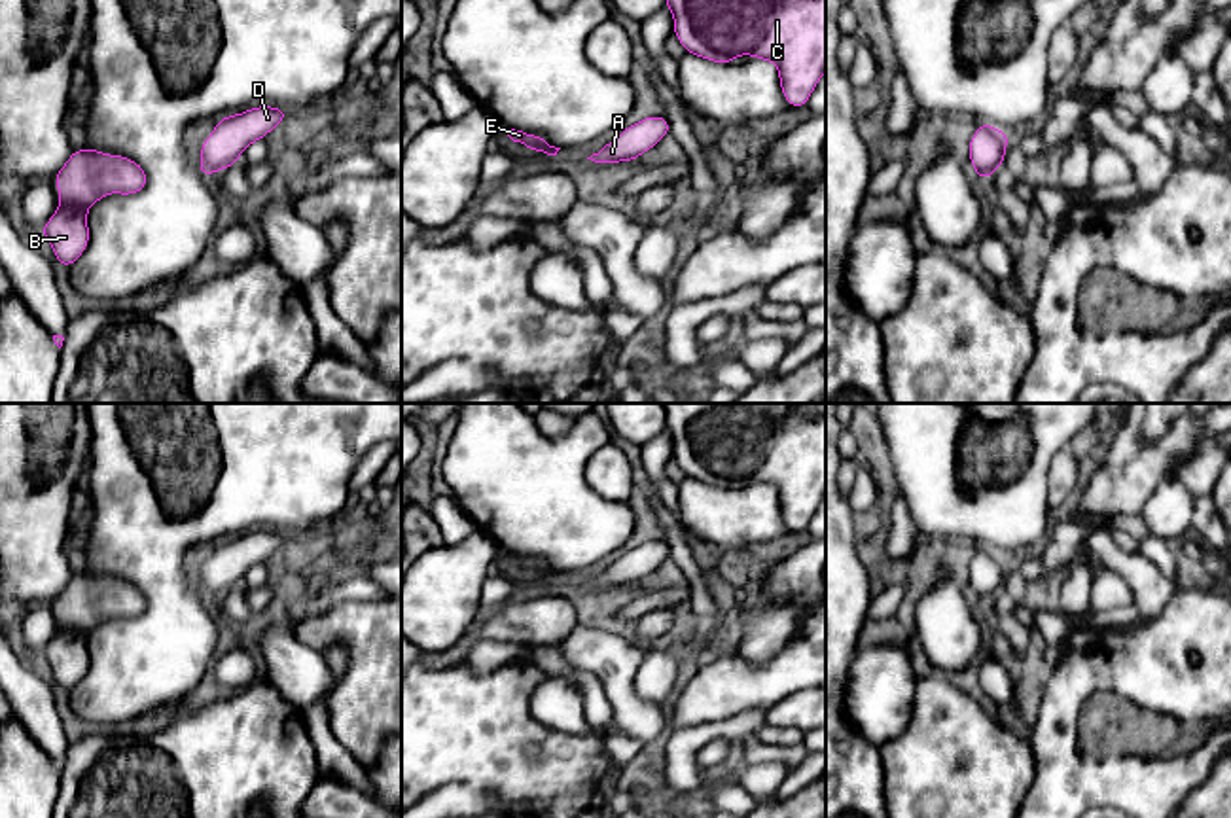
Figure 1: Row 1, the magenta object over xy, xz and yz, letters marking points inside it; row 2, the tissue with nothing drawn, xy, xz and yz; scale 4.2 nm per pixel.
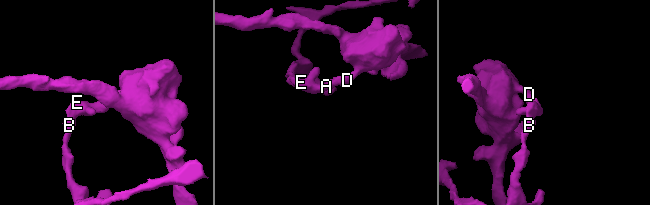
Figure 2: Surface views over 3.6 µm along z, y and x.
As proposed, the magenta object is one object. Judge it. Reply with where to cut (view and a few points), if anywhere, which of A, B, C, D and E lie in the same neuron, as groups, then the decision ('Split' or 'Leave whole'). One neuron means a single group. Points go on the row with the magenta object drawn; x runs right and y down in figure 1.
Split along xy (264, 135), (241, 135), (235, 156), (201, 161). Groups: A B E / C D. Split

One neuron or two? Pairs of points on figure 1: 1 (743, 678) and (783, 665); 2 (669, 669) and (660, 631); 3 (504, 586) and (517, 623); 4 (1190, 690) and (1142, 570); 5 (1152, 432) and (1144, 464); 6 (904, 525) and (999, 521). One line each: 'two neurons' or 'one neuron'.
1: one neuron
2: two neurons
3: two neurons
4: two neurons
5: two neurons
6: two neurons

